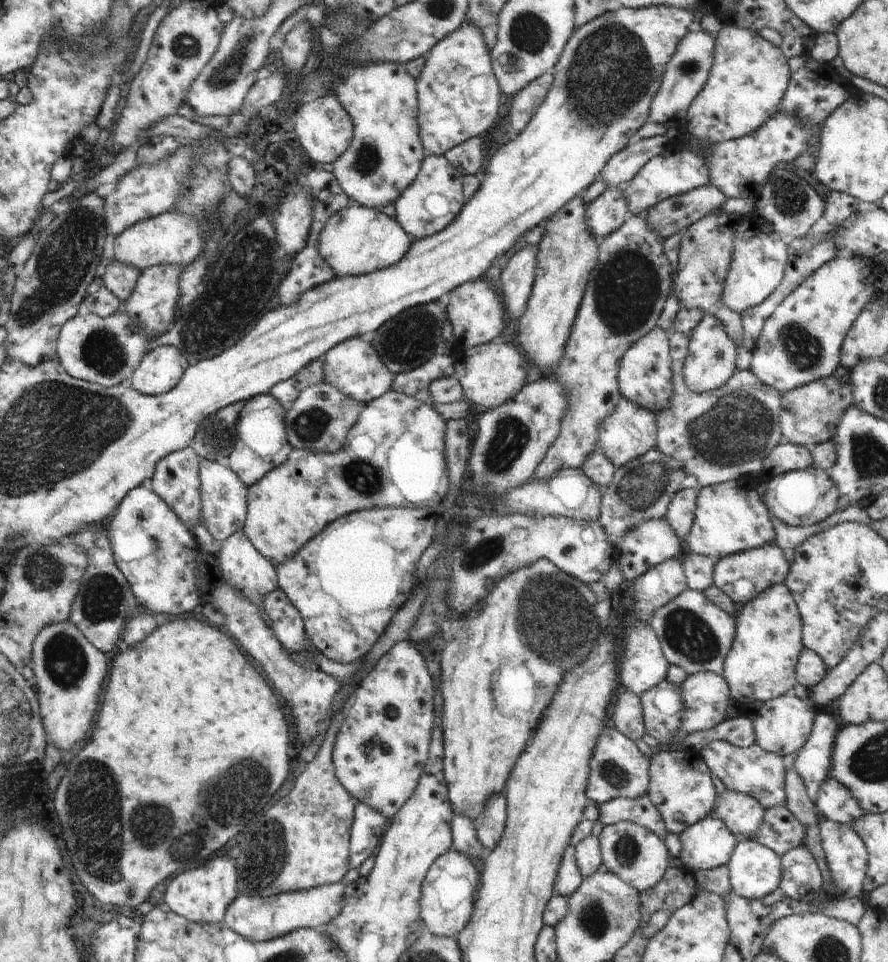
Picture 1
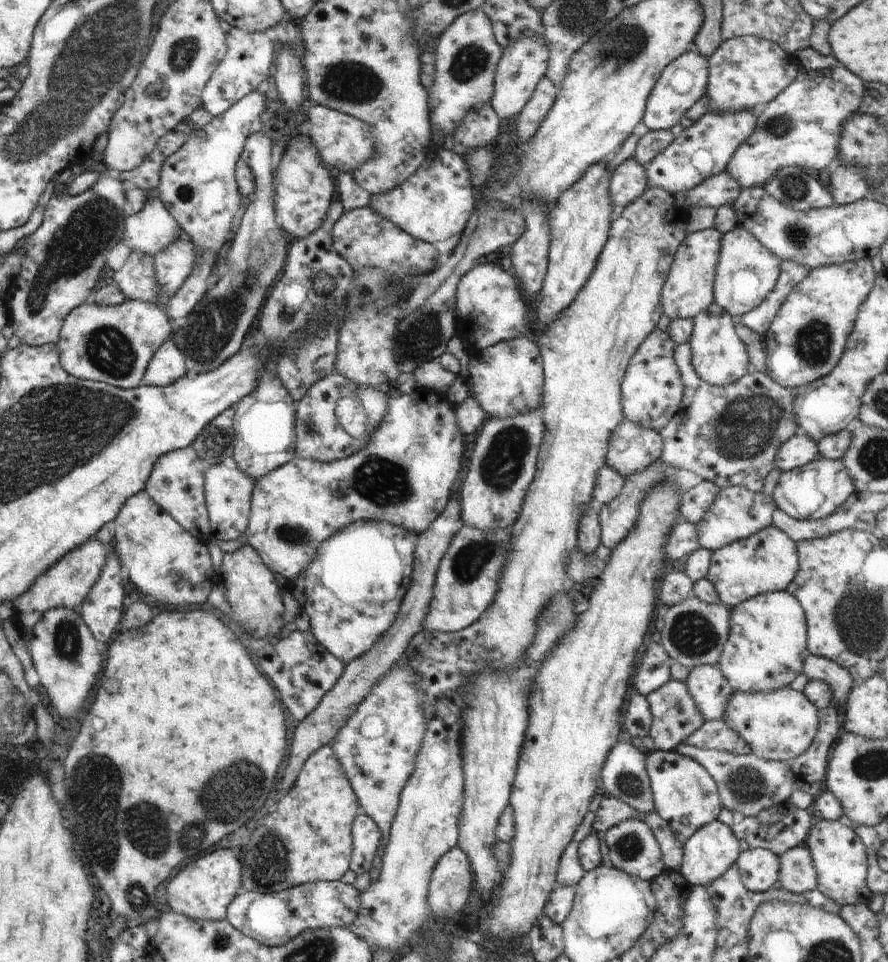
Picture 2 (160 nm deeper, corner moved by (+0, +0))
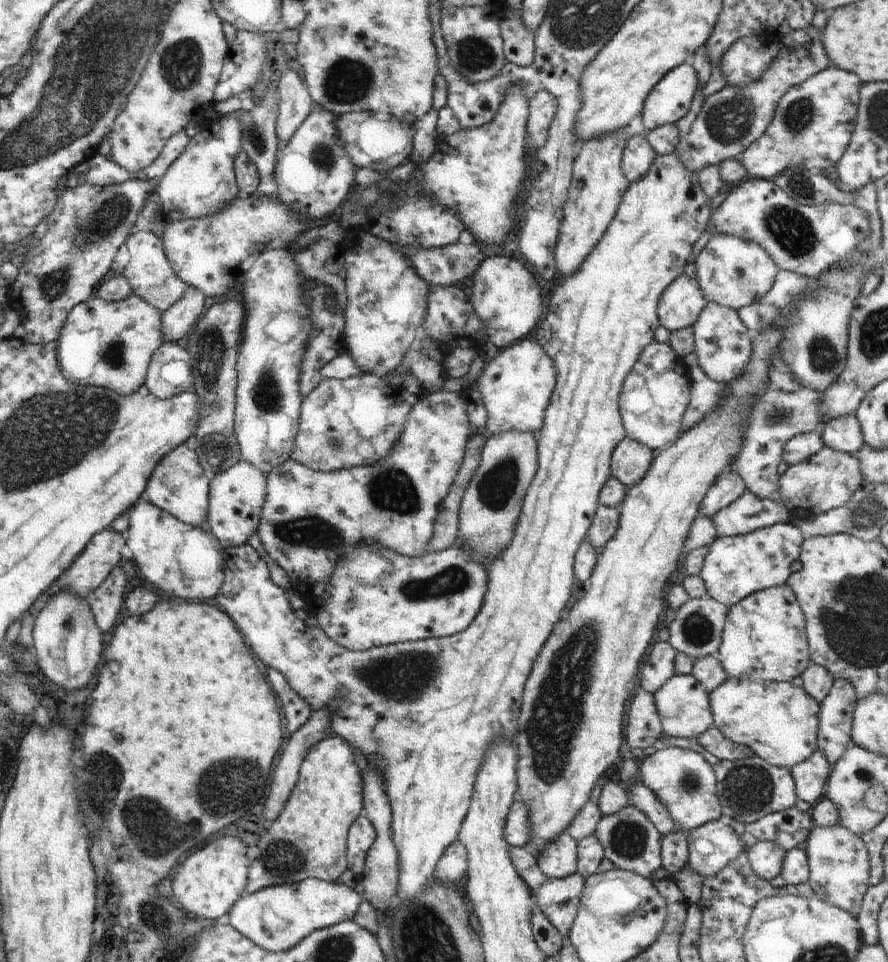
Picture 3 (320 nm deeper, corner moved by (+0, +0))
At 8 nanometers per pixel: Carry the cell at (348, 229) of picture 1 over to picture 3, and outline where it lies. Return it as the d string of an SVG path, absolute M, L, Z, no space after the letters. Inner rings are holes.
M456 241L440 248L412 248L402 244L397 247L411 260L415 271L430 286L455 285L470 278L485 259L478 245Z

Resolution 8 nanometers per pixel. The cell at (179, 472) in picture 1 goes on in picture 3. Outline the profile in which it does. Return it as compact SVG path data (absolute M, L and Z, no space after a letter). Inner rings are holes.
M186 443L179 444L165 454L154 467L144 492L144 498L150 504L161 508L174 518L186 524L200 527L207 520L209 509L209 482L205 470L199 463L196 452Z

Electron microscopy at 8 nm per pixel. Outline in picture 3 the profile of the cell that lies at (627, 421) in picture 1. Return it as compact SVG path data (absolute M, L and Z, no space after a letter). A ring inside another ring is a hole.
M626 436L613 450L611 476L627 487L633 487L642 480L655 456L656 452L650 447Z

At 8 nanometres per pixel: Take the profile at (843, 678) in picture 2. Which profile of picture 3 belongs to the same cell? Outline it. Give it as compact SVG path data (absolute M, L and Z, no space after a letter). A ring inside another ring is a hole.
M834 677L834 680L826 698L819 702L817 732L817 748L824 753L831 767L842 758L842 755L848 750L852 742L853 712L857 703L856 691L852 684L839 677Z

